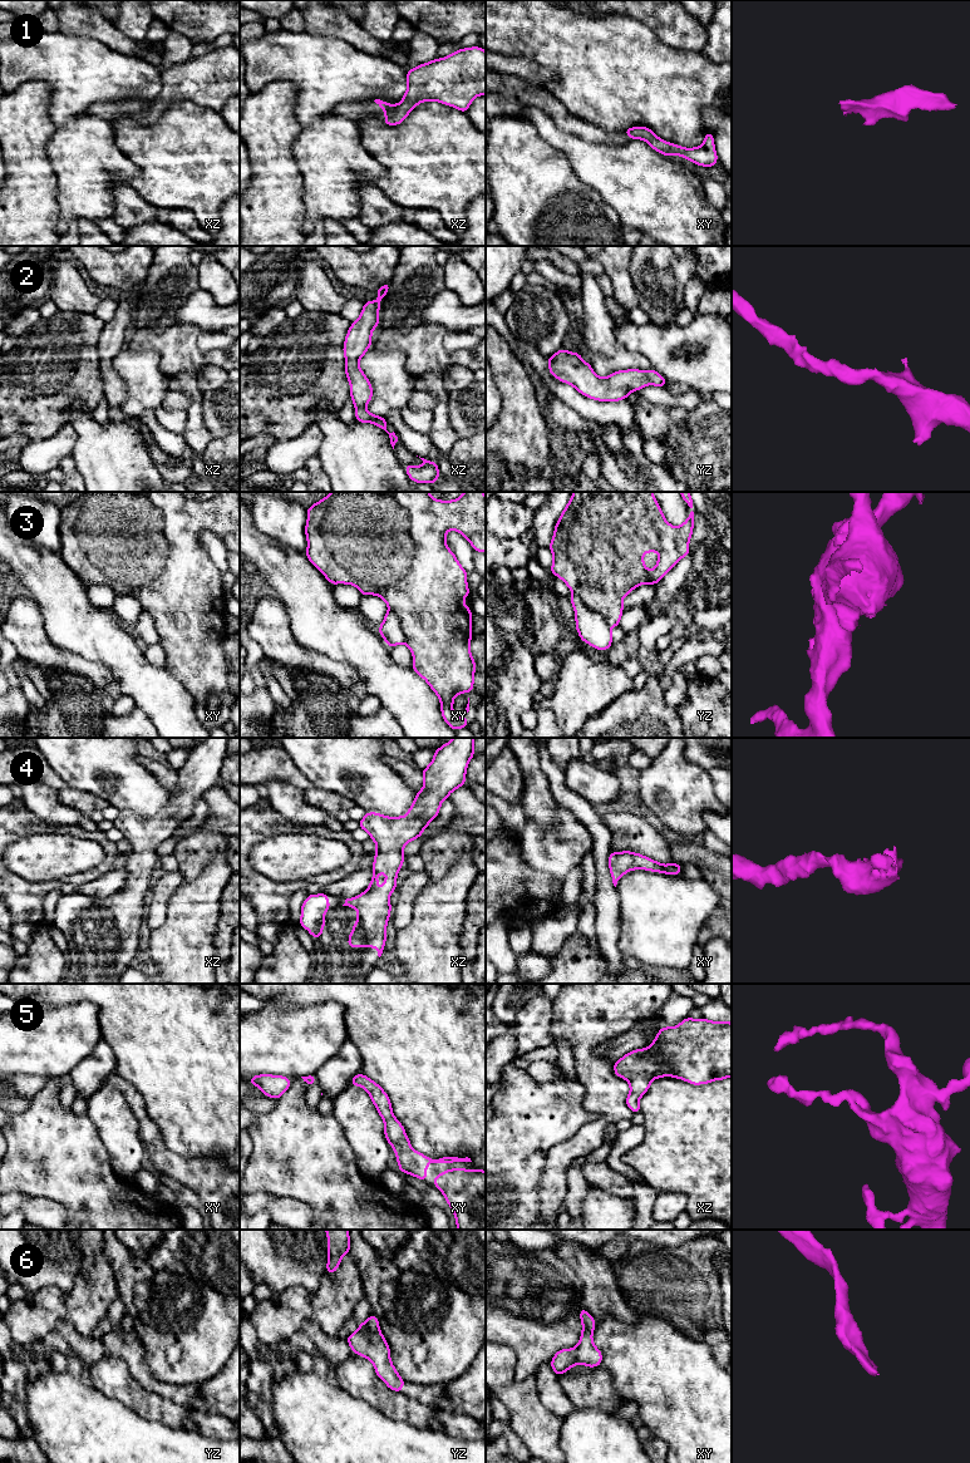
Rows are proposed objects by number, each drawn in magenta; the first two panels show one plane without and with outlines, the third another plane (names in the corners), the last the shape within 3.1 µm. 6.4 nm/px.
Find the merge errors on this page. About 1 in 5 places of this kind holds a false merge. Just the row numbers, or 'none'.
none

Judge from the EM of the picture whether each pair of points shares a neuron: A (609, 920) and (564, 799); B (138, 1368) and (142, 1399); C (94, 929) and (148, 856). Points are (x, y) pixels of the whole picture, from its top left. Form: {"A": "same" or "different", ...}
{"A": "same", "B": "different", "C": "same"}

